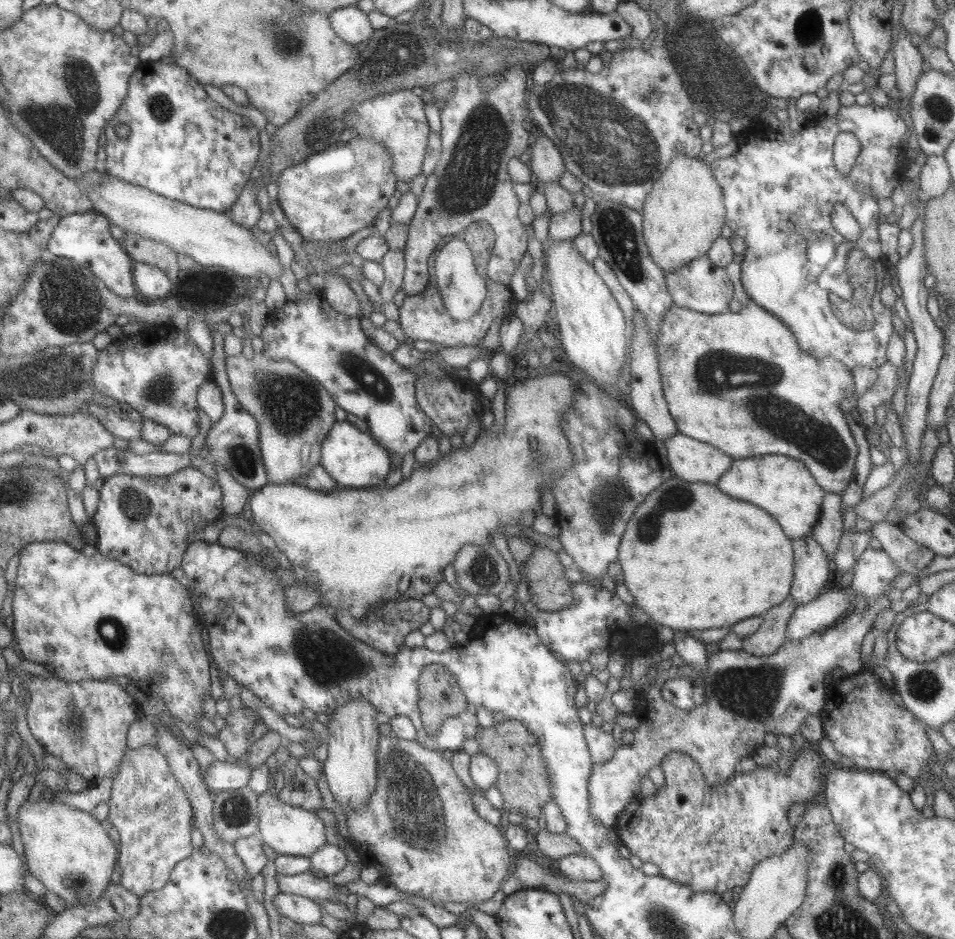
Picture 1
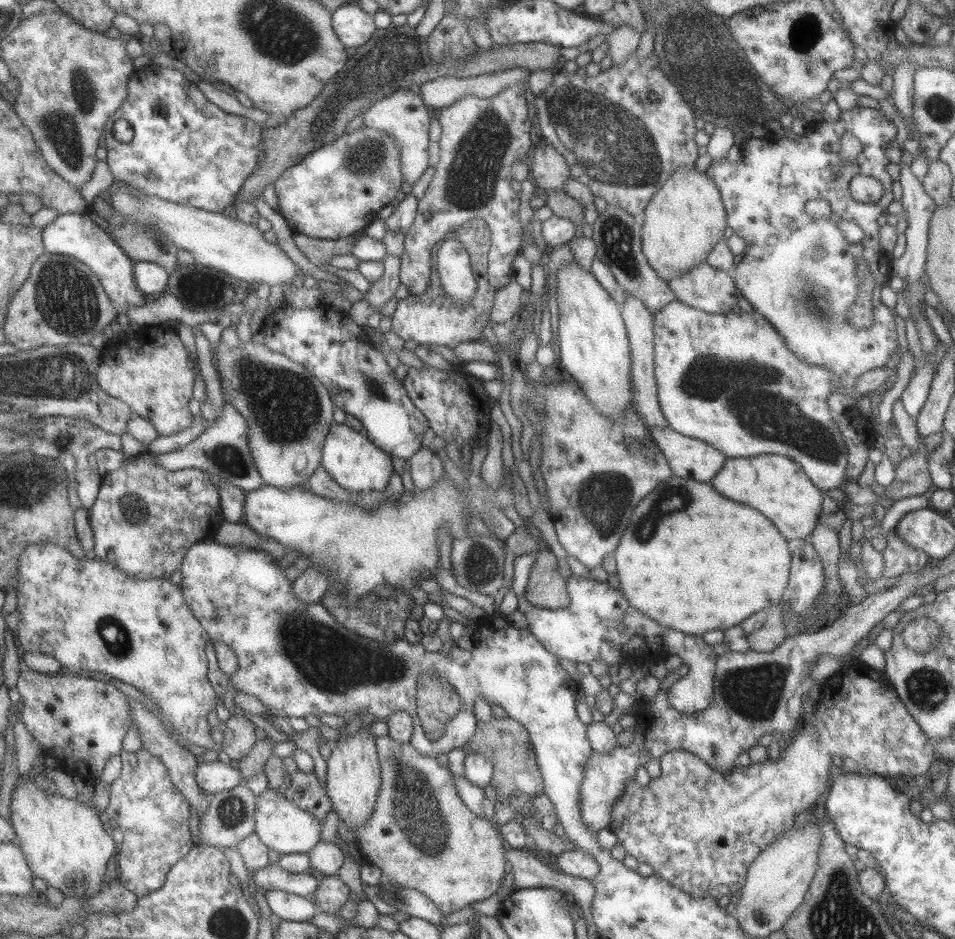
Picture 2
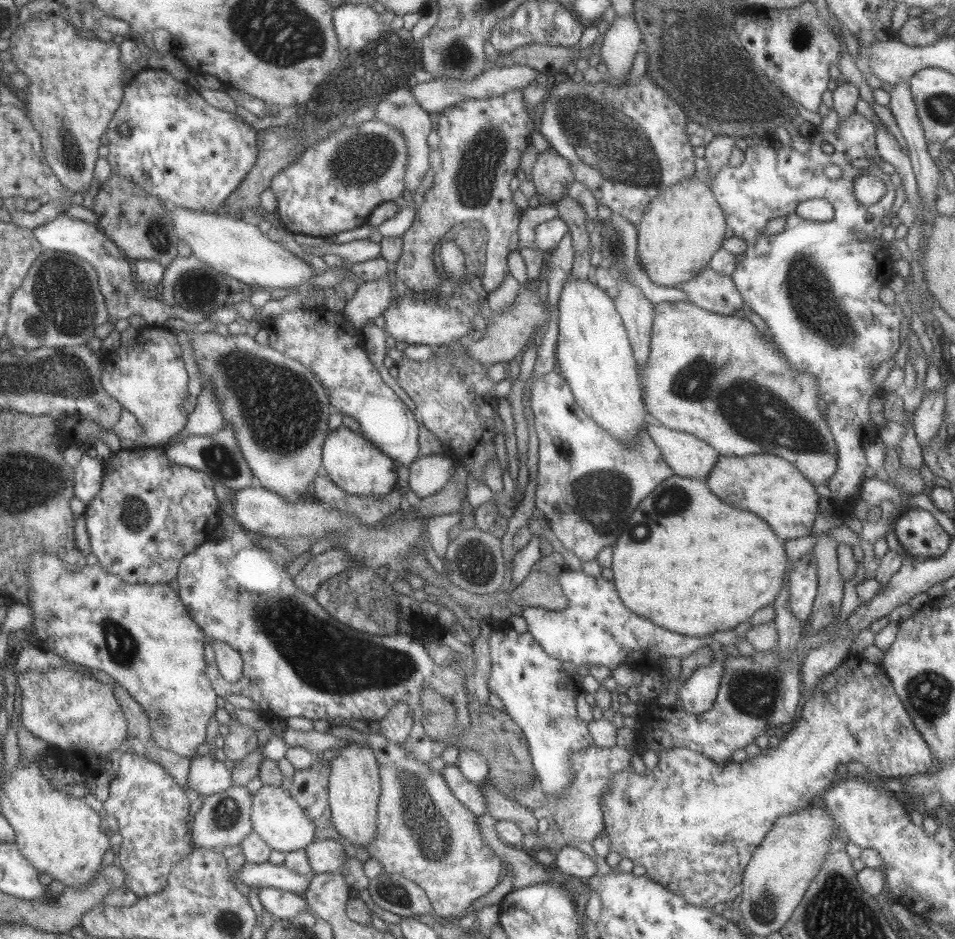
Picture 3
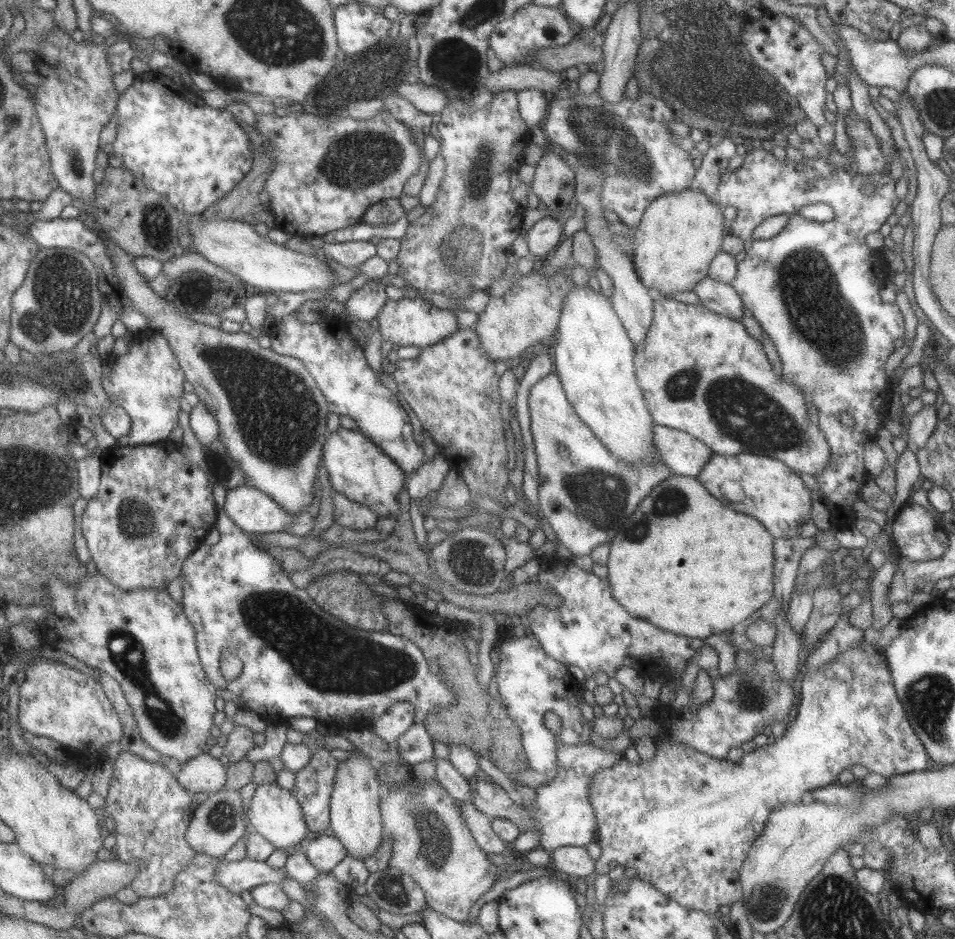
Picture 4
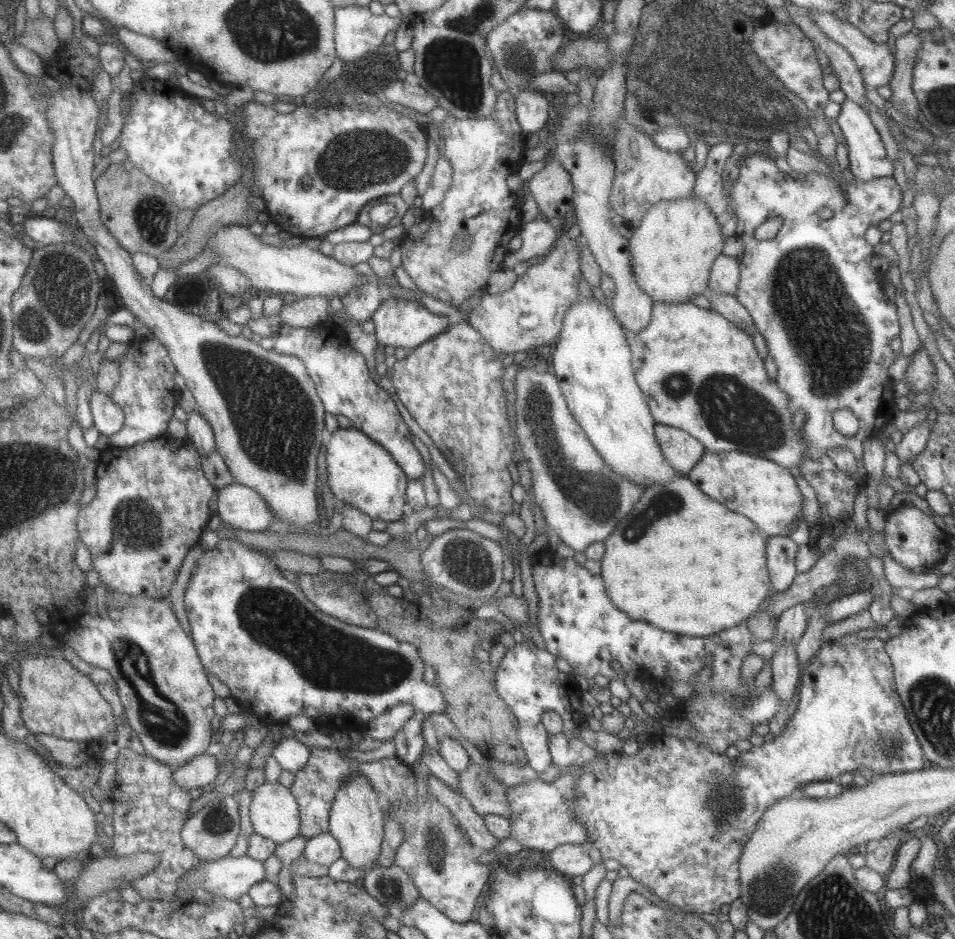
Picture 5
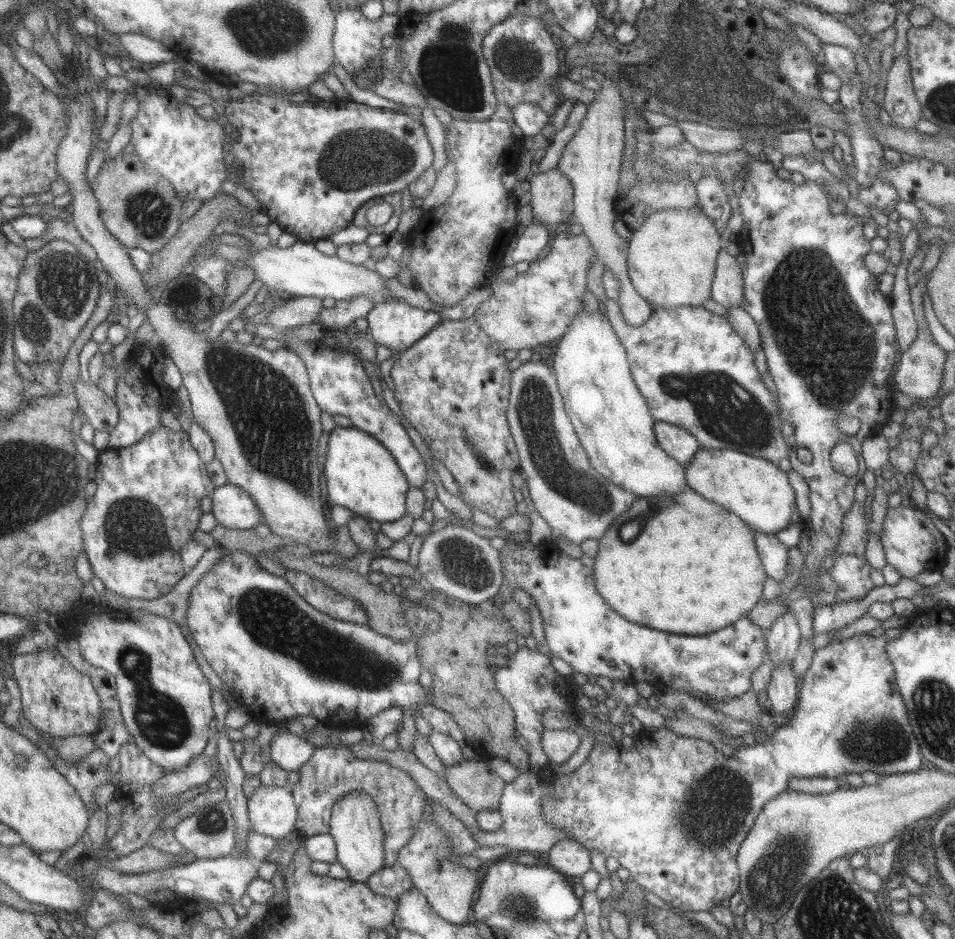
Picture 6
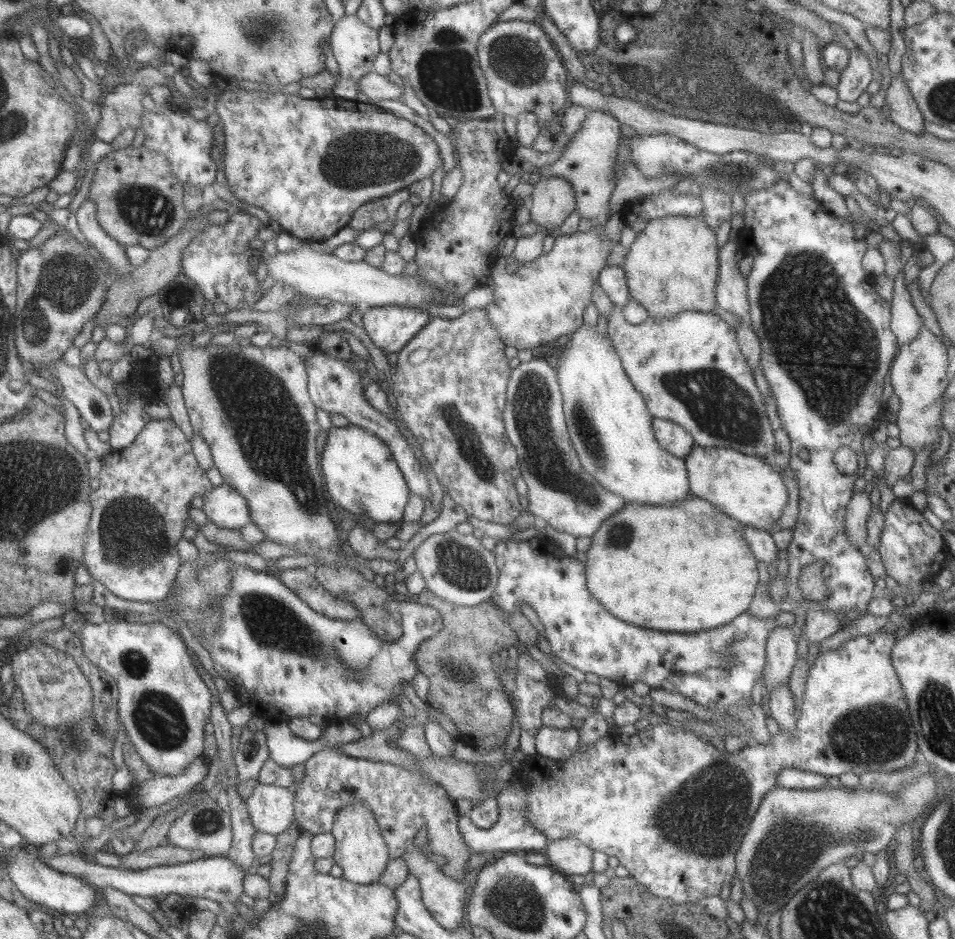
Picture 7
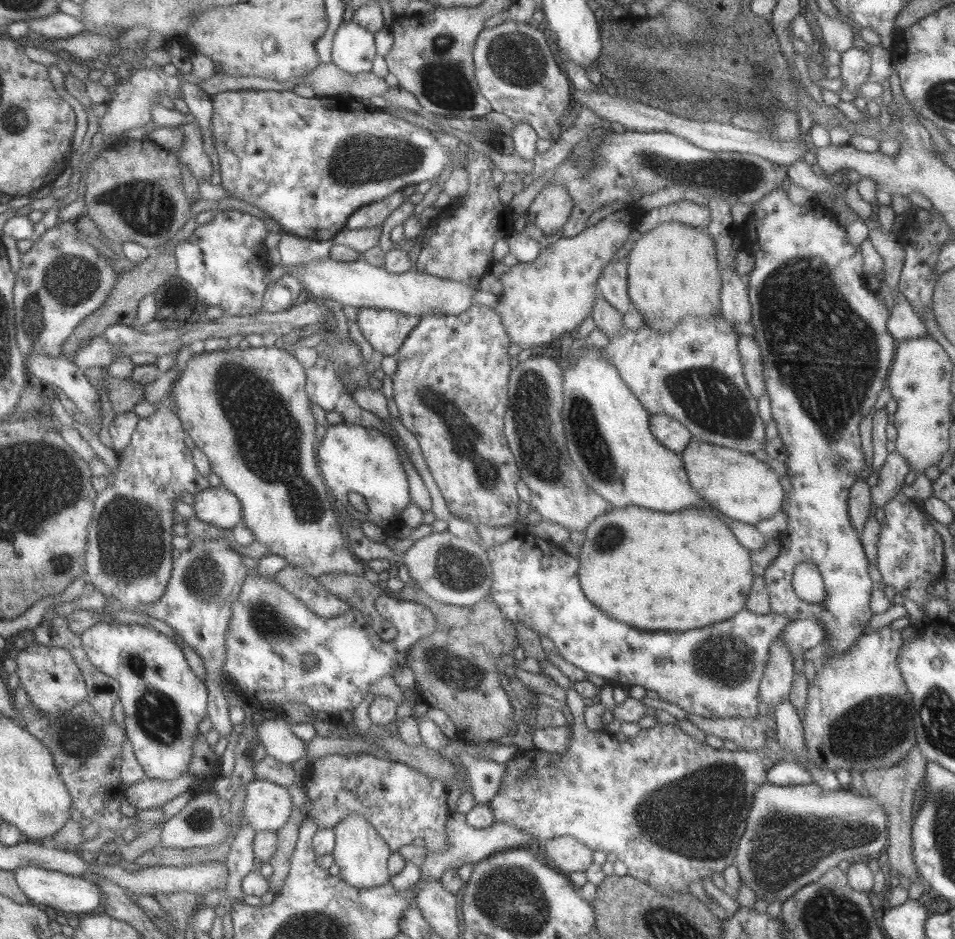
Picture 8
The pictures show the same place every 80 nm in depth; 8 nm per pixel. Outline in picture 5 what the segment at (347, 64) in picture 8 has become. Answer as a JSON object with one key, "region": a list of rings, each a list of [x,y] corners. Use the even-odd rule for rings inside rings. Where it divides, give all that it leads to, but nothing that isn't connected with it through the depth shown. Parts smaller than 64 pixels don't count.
{"region":[[[345,6],[334,9],[334,49],[336,57],[345,62],[355,62],[367,52],[373,52],[381,43],[387,32],[395,32],[400,17],[391,18],[387,13],[373,16],[367,6]]]}

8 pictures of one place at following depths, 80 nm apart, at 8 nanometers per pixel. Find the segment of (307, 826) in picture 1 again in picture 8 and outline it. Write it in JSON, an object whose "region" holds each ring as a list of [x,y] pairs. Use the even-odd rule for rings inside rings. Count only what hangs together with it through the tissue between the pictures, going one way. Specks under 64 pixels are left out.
{"region":[[[253,779],[244,784],[243,814],[253,830],[275,831],[281,828],[293,810],[287,787],[267,780]]]}

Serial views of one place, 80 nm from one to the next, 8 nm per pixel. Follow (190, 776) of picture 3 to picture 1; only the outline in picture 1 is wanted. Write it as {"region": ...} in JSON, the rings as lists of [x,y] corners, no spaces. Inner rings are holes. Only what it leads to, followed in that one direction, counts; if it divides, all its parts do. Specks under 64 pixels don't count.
{"region":[[[216,759],[202,775],[203,784],[214,794],[247,786],[251,768],[243,762],[227,763]]]}

